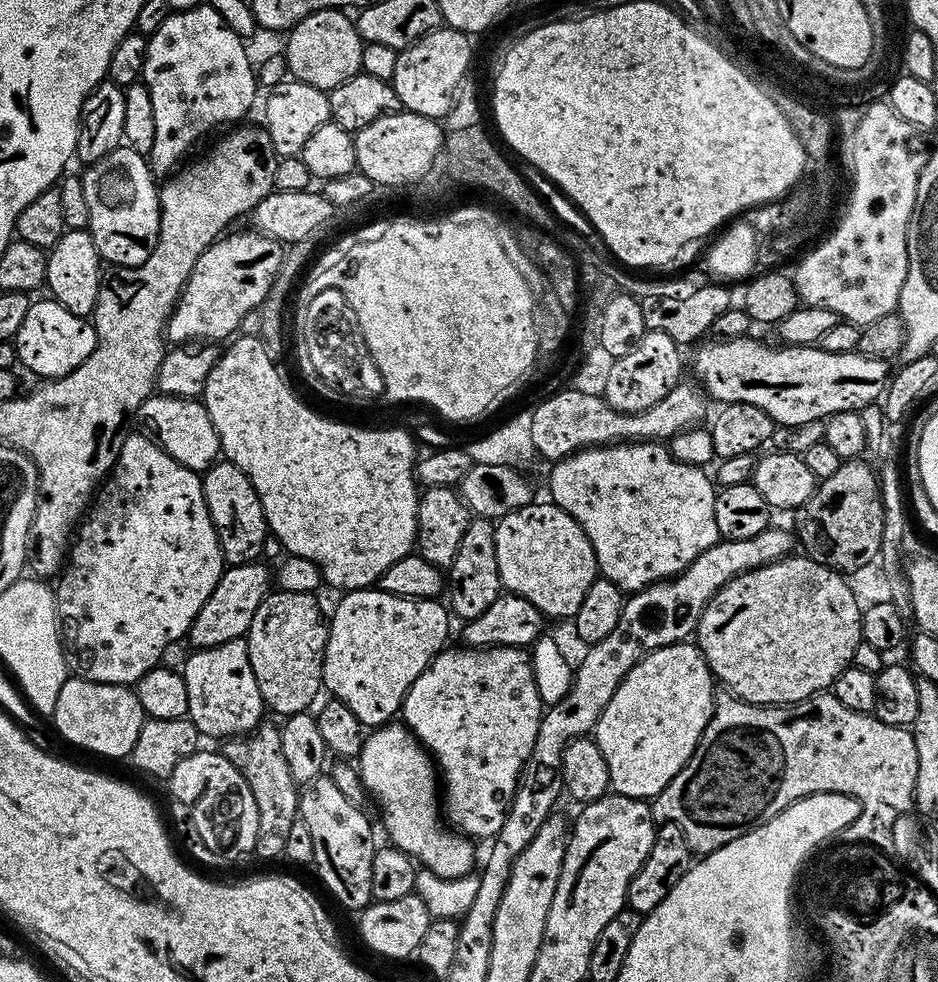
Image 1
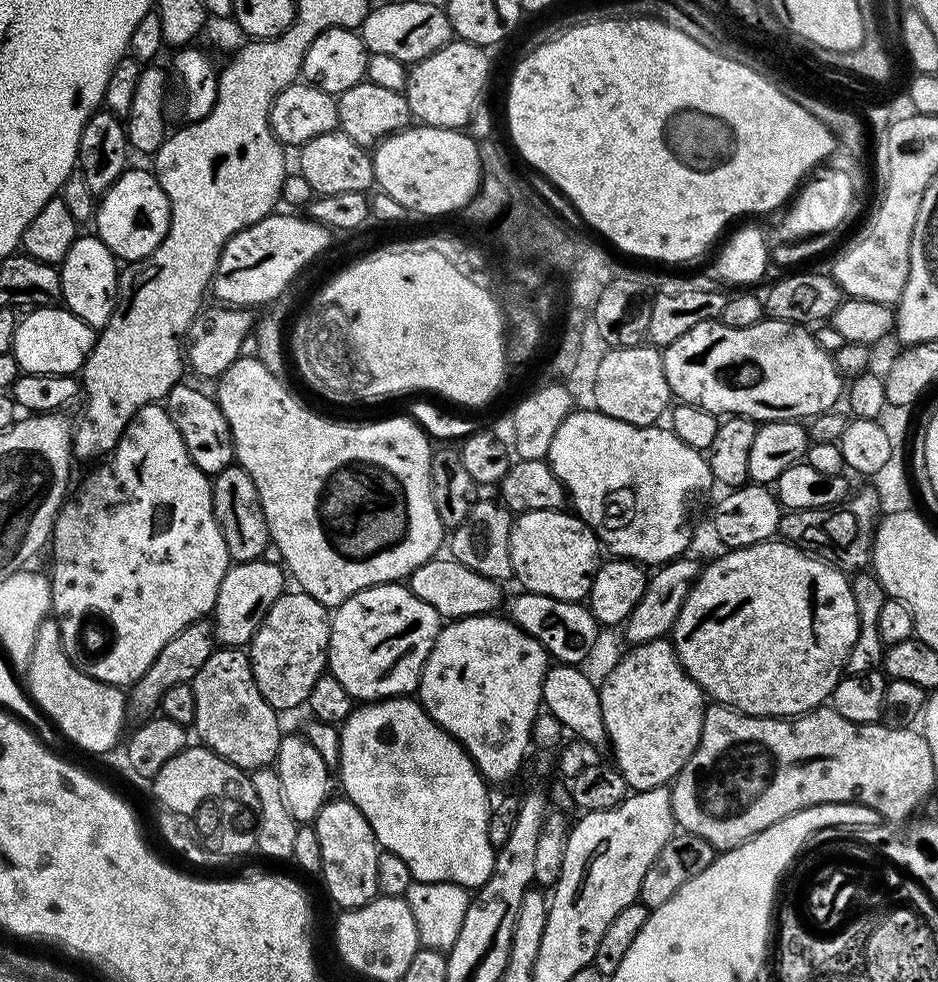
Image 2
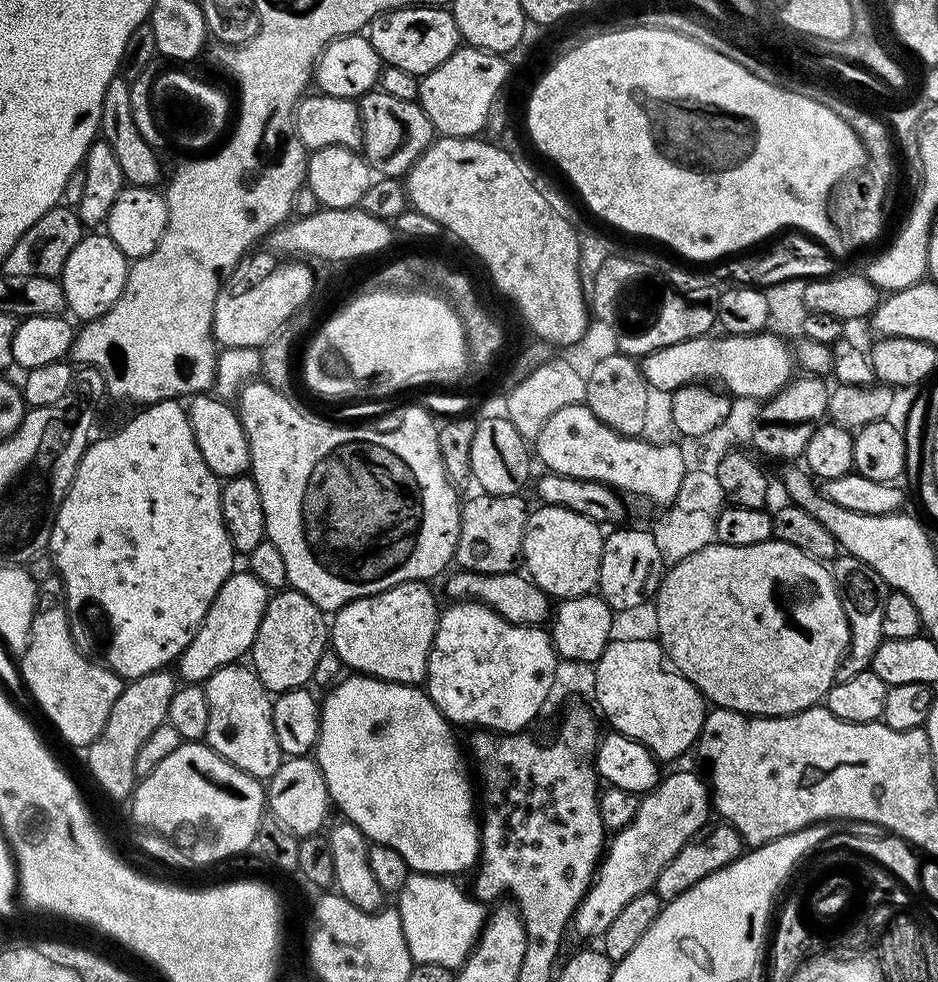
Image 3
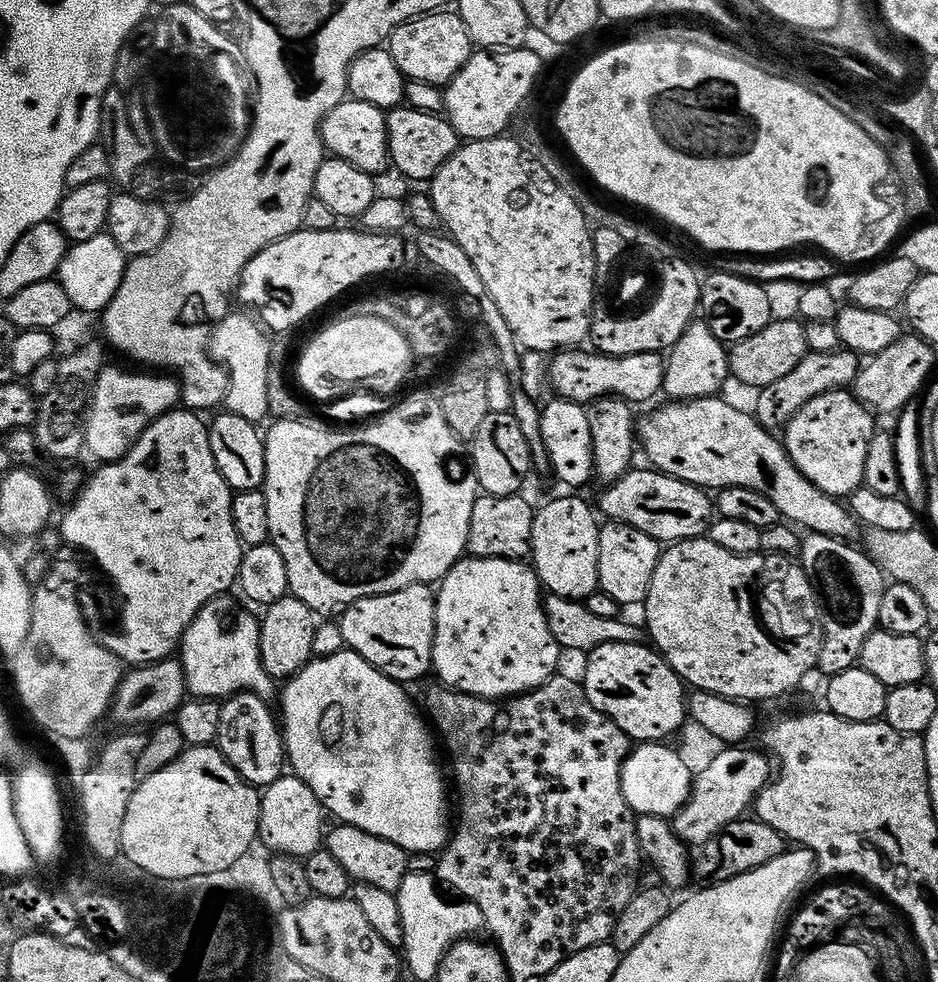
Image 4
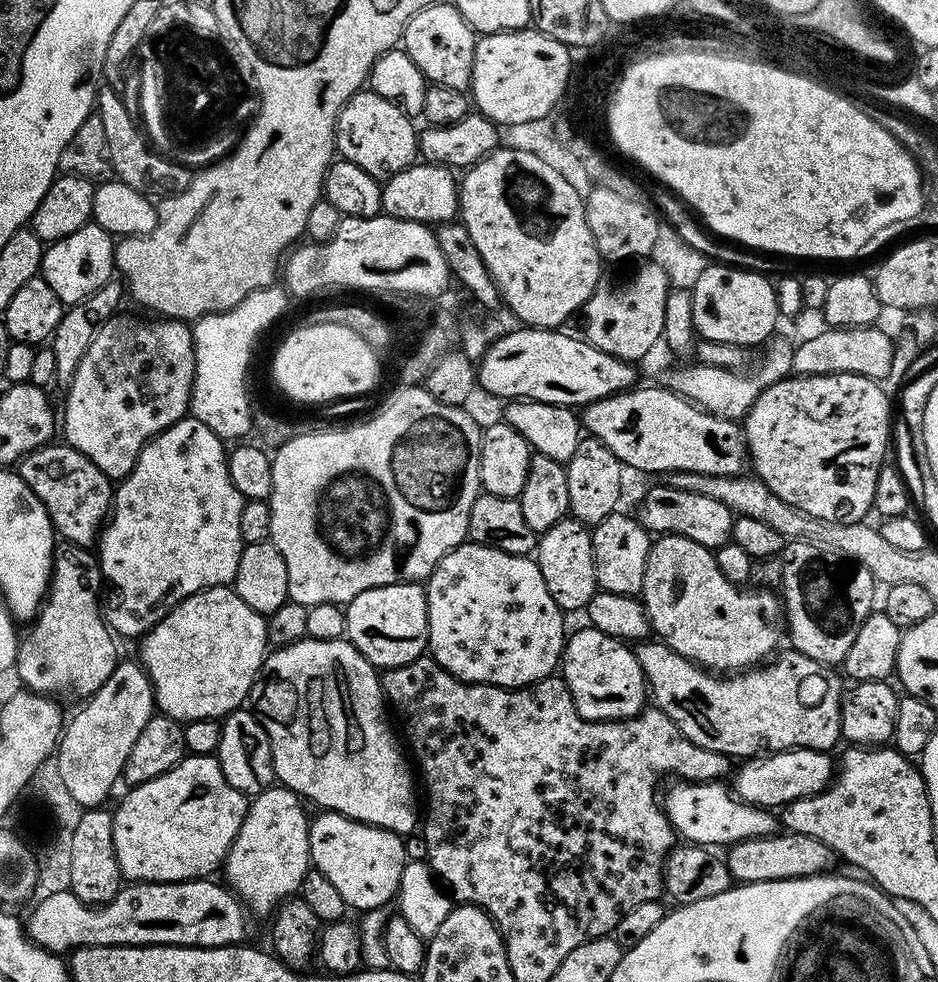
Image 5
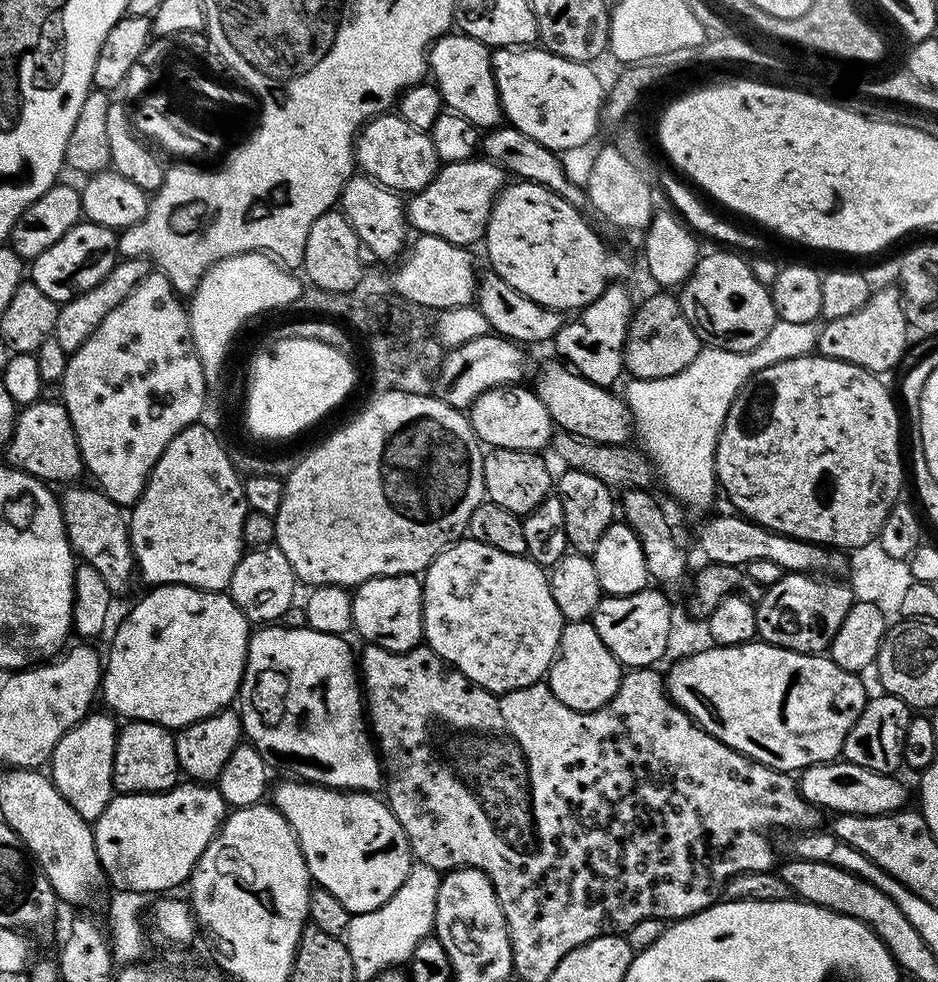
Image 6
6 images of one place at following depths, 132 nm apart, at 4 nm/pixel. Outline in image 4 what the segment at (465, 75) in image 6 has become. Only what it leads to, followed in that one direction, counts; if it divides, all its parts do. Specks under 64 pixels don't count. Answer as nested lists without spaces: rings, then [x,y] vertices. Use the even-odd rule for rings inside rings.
[[[452,10],[428,12],[402,22],[388,36],[386,47],[405,78],[430,82],[437,86],[443,86],[452,80],[474,51],[462,18]]]

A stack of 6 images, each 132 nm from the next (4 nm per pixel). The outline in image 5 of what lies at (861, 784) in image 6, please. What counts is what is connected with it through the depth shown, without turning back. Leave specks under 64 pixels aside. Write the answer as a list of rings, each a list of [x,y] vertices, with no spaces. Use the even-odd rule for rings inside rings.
[[[787,748],[745,759],[736,772],[735,795],[745,804],[754,804],[758,808],[783,809],[798,798],[818,794],[832,783],[834,760],[828,756],[831,755],[827,751],[818,748]]]

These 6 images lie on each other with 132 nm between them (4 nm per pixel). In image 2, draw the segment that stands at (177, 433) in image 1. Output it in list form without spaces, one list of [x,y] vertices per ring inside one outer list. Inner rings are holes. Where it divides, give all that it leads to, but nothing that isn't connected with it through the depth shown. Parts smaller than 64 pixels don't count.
[[[181,382],[168,392],[166,407],[174,426],[178,426],[178,434],[182,434],[182,442],[186,442],[186,450],[198,470],[202,470],[211,478],[234,463],[236,451],[230,426],[226,422],[226,414],[222,414],[222,410],[209,393],[207,396],[206,393],[191,388],[187,382]]]

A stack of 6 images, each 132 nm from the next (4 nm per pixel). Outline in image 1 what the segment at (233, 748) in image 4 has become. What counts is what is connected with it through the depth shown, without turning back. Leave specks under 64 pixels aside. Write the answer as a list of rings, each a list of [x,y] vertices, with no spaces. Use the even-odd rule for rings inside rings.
[[[247,639],[222,642],[222,646],[198,648],[189,653],[188,661],[182,667],[188,699],[187,719],[194,722],[201,737],[231,738],[259,728],[266,709],[258,682],[254,682],[254,670],[250,670]]]

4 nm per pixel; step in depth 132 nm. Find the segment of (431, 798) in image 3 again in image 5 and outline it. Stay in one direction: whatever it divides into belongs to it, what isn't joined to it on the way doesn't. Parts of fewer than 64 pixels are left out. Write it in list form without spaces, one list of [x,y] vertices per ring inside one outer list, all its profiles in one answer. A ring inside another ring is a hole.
[[[305,638],[293,644],[273,647],[271,651],[265,655],[264,664],[260,667],[260,672],[256,676],[250,697],[250,708],[251,711],[256,713],[256,716],[262,722],[262,726],[266,730],[266,734],[270,738],[270,750],[272,751],[276,780],[279,781],[283,787],[289,788],[291,792],[299,794],[305,801],[311,802],[311,800],[313,800],[318,806],[317,809],[320,810],[337,812],[343,816],[360,820],[364,824],[373,824],[374,826],[385,828],[391,832],[409,834],[408,832],[414,831],[415,828],[417,831],[418,788],[414,783],[414,772],[410,767],[409,757],[406,755],[401,741],[398,739],[398,736],[398,741],[396,741],[396,736],[392,733],[391,726],[384,721],[386,692],[382,687],[381,673],[377,671],[372,663],[347,639],[318,640]]]

